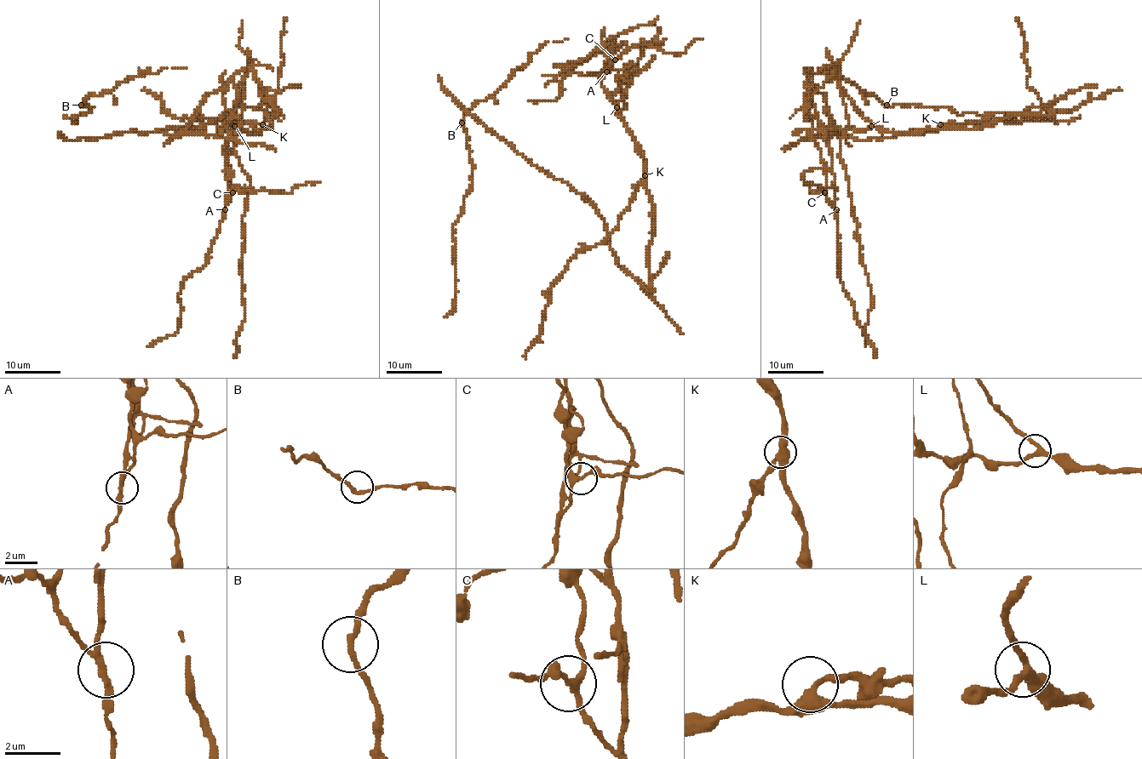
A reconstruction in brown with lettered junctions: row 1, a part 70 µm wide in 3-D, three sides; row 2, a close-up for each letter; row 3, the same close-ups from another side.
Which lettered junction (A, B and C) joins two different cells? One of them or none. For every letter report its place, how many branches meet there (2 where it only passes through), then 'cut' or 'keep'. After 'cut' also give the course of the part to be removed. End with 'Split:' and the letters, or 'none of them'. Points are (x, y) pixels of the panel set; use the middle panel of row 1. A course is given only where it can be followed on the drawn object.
A: at (606, 71); 3 branches meet; cut; foreign part runs (606, 71), (602, 88), (645, 163), (647, 289), (616, 261), (598, 211), (470, 116), (438, 76)
B: at (461, 122); 2 branches meet; keep
C: at (615, 59); 3 branches meet; keep
Split: A

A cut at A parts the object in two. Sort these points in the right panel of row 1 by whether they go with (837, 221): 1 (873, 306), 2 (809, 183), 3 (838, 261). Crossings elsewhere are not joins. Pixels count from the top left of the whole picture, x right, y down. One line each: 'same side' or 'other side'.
1: other side
2: same side
3: same side

